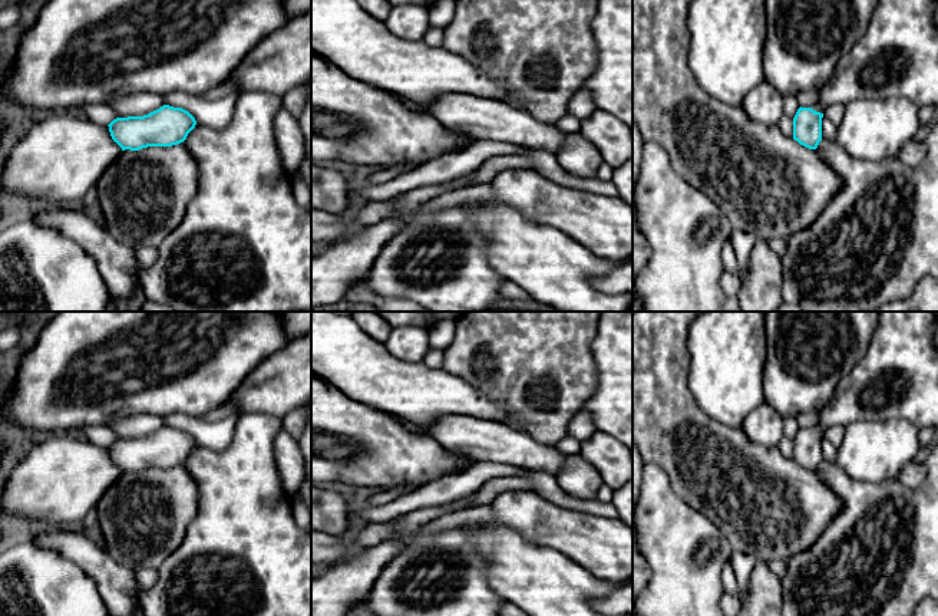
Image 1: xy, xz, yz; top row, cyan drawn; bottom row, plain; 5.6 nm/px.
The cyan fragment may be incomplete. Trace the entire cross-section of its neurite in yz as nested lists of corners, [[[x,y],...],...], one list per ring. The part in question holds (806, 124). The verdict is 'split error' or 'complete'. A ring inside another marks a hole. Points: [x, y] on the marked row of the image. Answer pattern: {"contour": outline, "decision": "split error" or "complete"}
{"contour": [[[819,102],[813,108],[799,108],[793,118],[793,139],[800,145],[816,149],[822,141],[822,118],[826,105]]], "decision": "split error"}

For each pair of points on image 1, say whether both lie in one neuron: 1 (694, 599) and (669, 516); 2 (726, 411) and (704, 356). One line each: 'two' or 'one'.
1: one
2: one

